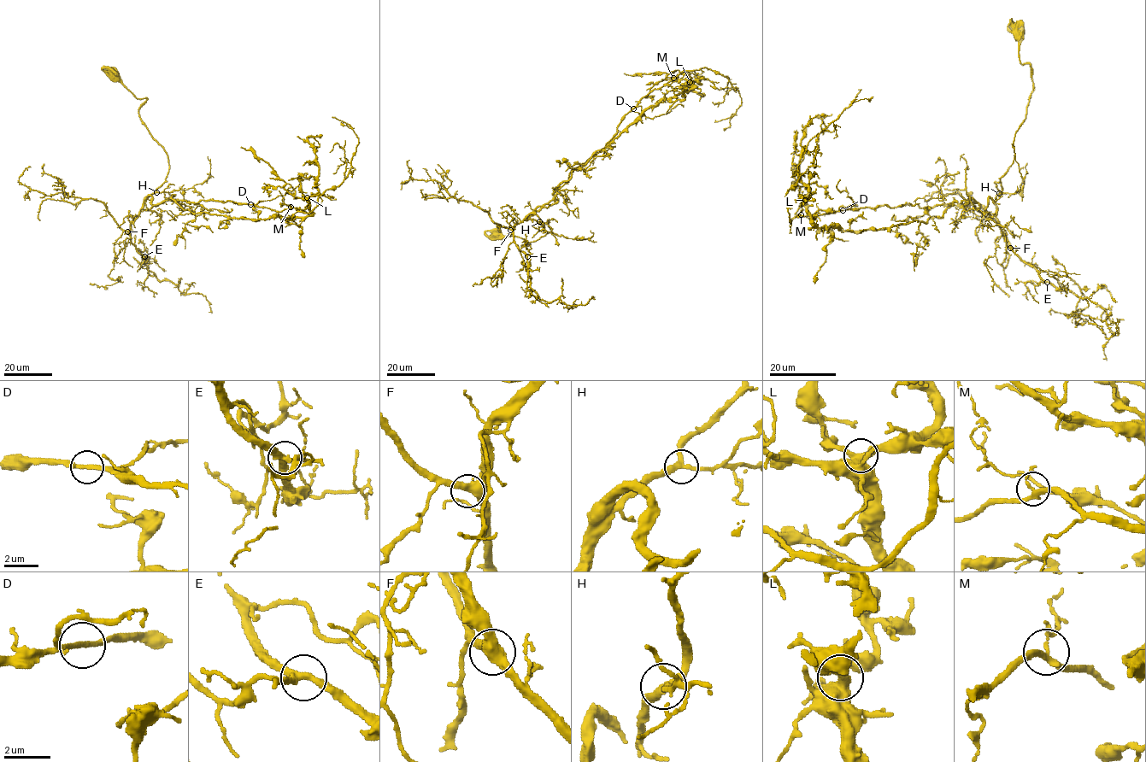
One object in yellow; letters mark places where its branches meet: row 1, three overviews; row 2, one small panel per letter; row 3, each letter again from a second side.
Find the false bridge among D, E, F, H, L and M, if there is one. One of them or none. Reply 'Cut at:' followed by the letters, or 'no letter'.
Cut at: no letter

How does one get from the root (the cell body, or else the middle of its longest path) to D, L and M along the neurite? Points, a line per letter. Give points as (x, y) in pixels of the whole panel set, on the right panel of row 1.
D: (1018, 32), (1018, 57), (1031, 67), (1032, 90), (996, 199), (983, 212), (968, 204), (843, 210)
L: (1018, 32), (1032, 90), (1013, 163), (983, 212), (950, 205), (926, 222), (843, 231), (819, 228), (805, 200)
M: (1018, 32), (1018, 57), (1031, 67), (1032, 90), (1013, 163), (983, 212), (902, 204), (813, 219), (801, 214)

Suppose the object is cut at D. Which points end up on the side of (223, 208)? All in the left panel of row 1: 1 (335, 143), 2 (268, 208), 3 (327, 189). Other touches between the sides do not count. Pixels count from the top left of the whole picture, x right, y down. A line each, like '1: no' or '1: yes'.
1: no
2: no
3: no

